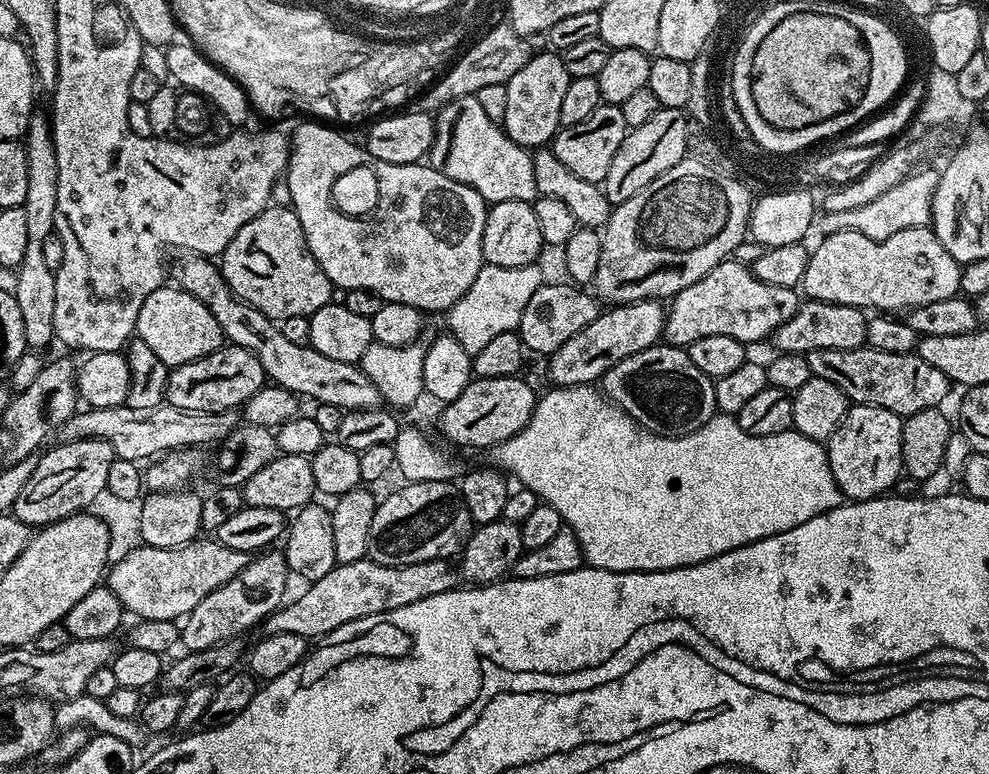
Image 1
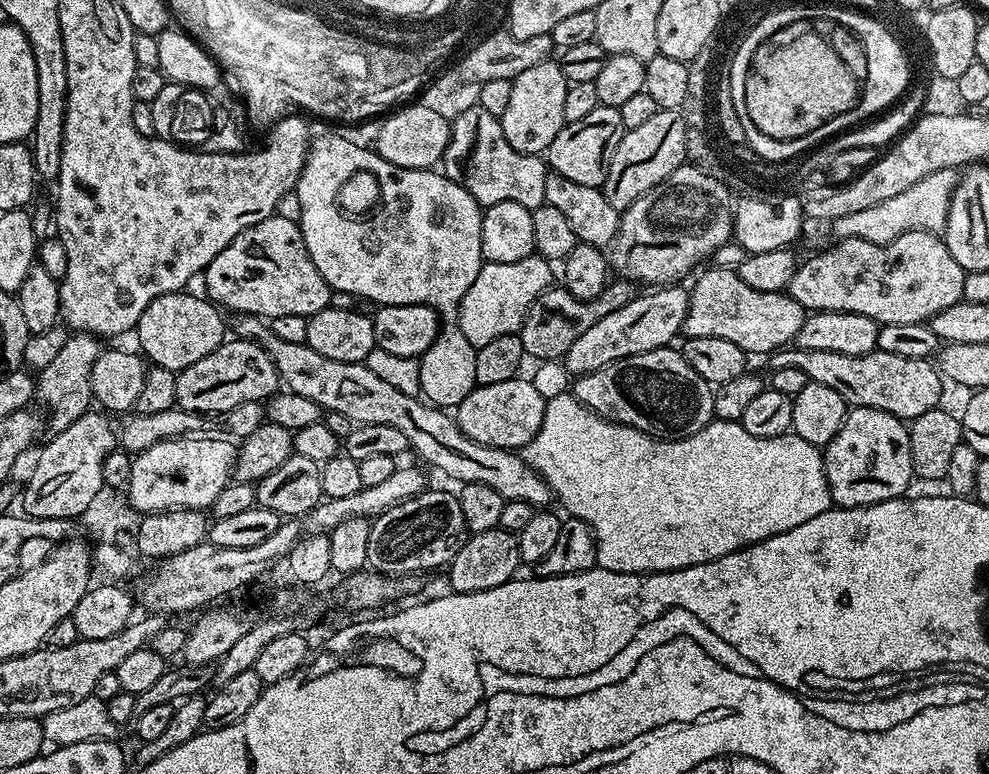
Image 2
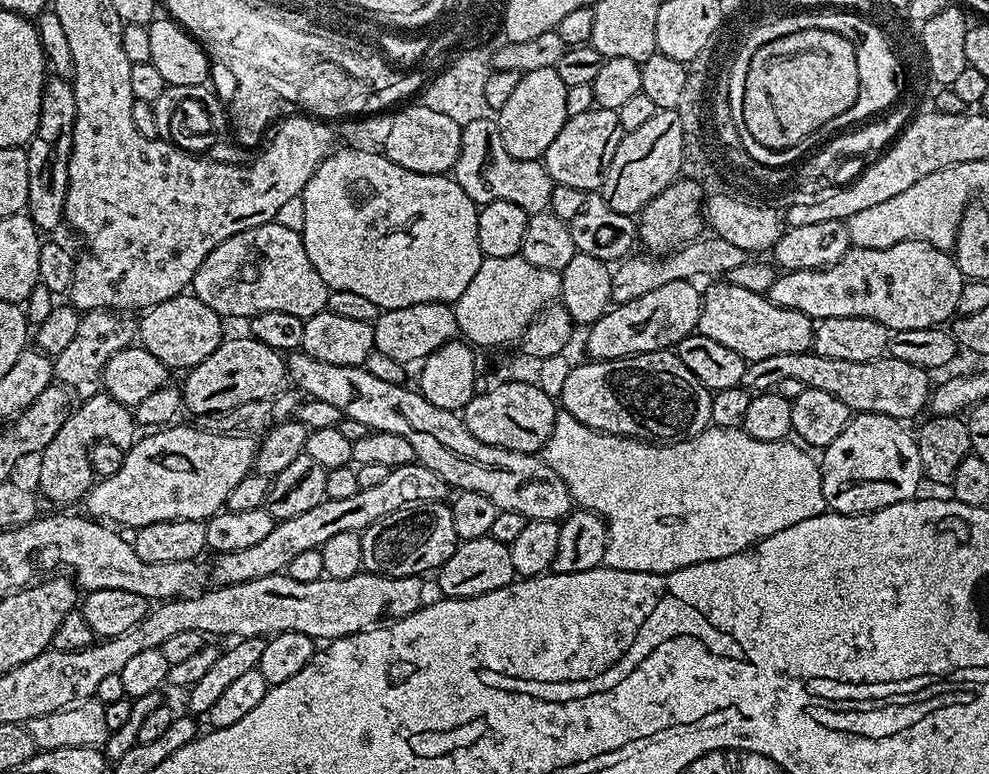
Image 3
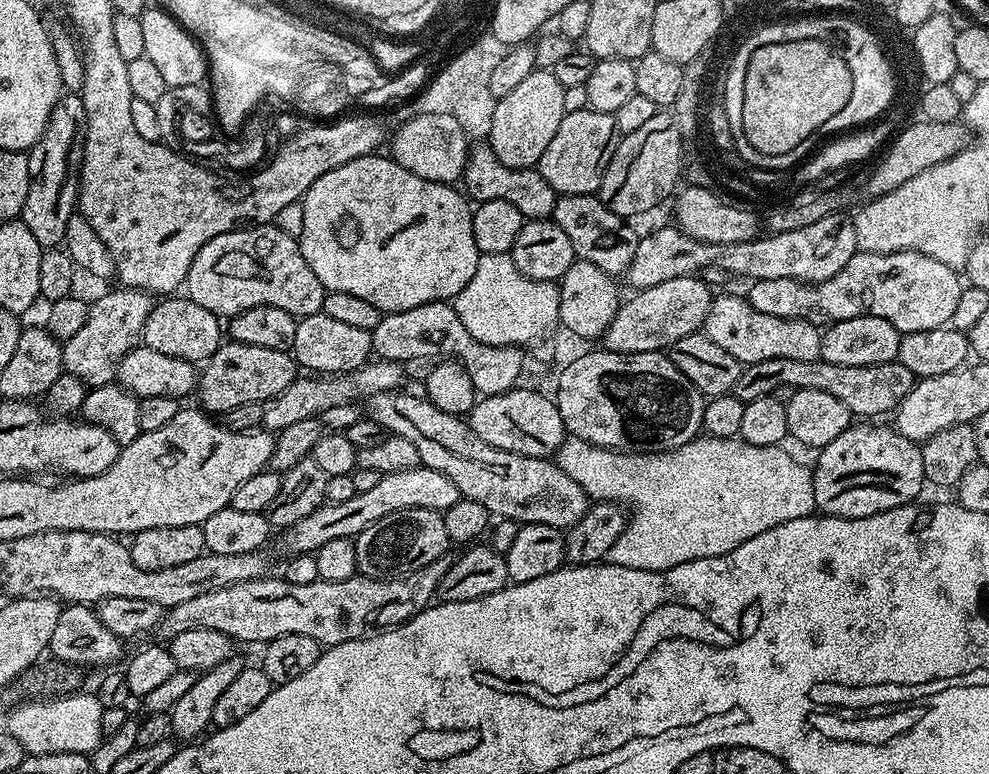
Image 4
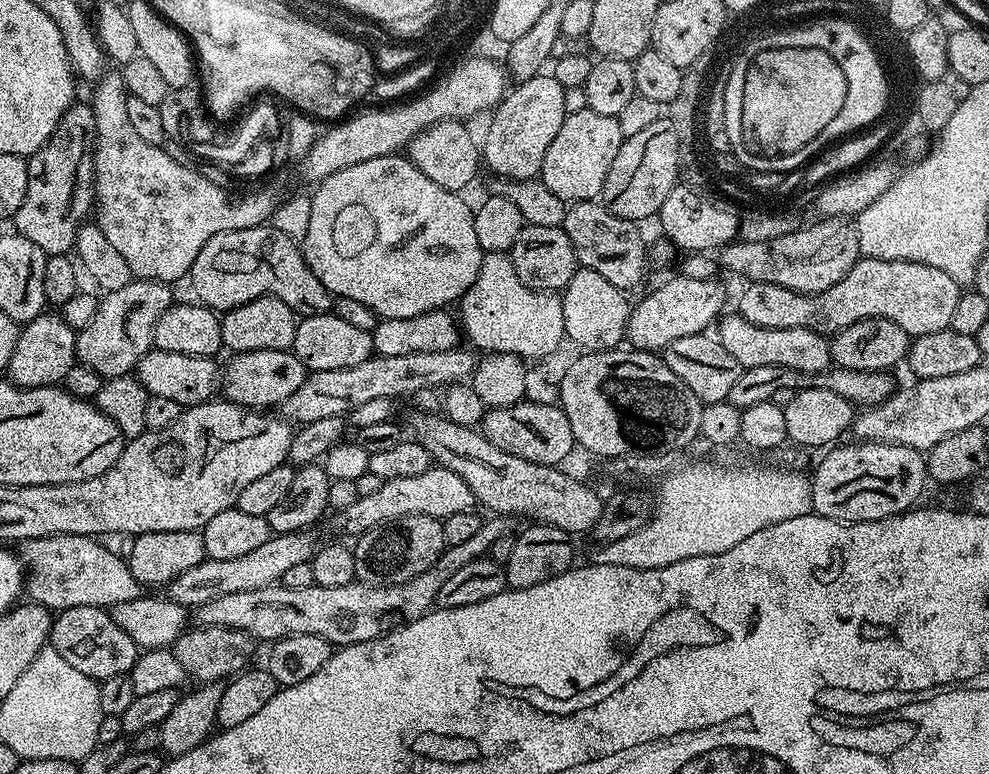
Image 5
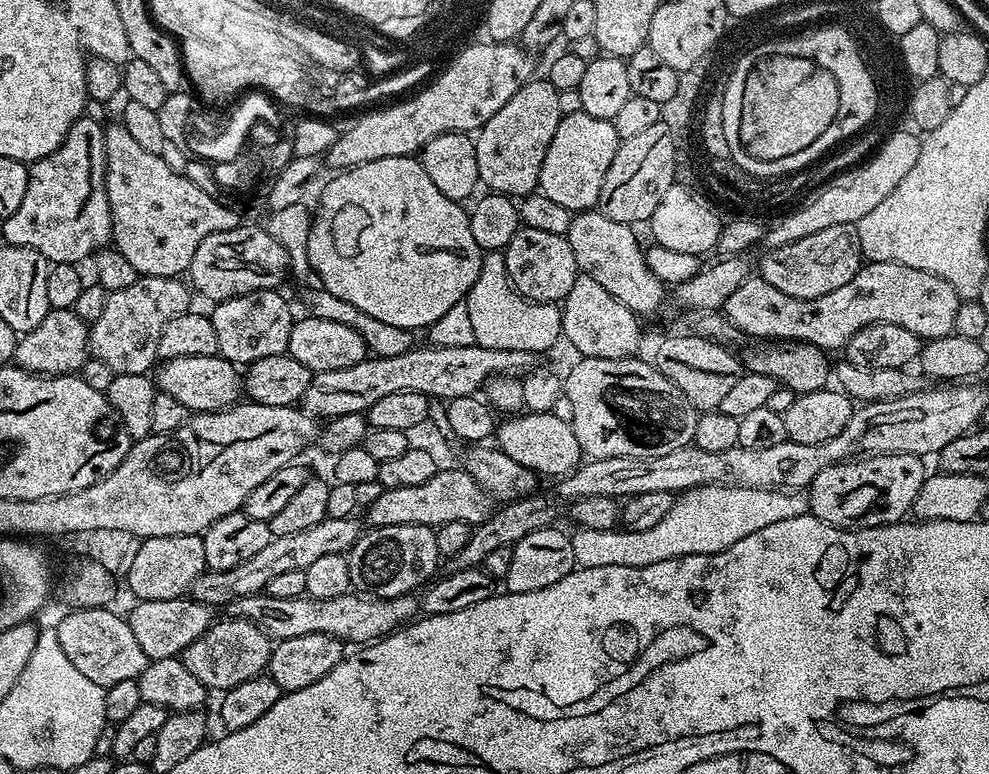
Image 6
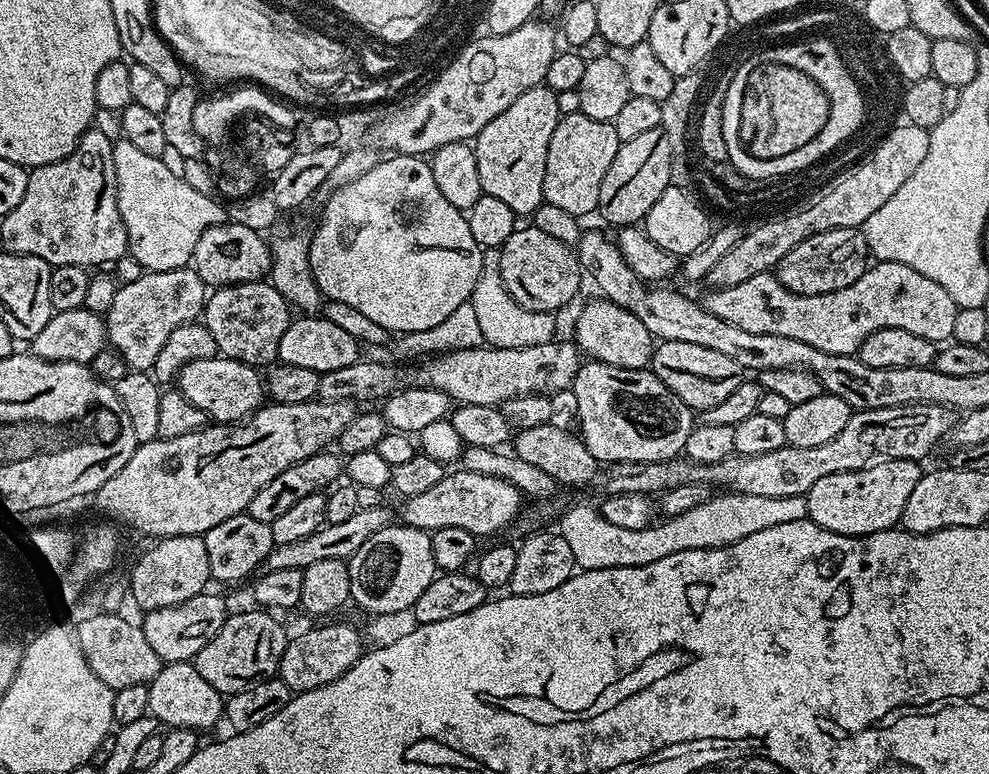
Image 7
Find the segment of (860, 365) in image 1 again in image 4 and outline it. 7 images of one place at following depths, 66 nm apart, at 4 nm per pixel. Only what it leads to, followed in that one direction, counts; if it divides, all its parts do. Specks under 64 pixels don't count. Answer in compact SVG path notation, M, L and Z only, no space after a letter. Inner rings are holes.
M790 358L767 360L761 364L745 367L736 383L734 394L739 400L749 402L760 396L772 394L776 387L790 386L794 389L826 390L833 398L838 398L842 406L852 411L856 418L880 418L883 412L895 413L896 407L910 394L914 377L906 366L898 362L879 364L872 367L834 366L817 362L798 362Z

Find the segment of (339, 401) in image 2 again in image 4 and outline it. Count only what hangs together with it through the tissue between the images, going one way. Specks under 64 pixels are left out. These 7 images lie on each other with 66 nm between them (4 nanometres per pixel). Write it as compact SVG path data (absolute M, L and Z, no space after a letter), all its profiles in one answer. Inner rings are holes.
M404 391L380 392L371 397L367 404L373 418L385 428L385 433L414 442L421 465L438 470L438 474L446 474L446 478L458 486L463 499L486 506L493 517L516 520L521 526L541 524L567 530L589 512L589 496L570 474L563 472L559 463L498 450L482 442L482 438L472 432L467 419L444 413L423 395L411 396Z

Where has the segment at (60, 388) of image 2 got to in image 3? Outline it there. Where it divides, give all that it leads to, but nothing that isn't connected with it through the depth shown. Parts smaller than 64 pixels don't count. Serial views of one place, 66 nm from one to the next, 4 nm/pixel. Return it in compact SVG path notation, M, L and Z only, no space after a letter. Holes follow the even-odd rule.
M101 310L98 312L85 312L78 322L78 334L74 334L74 338L66 346L66 350L62 350L54 358L54 376L59 383L72 391L73 397L79 398L81 401L97 396L102 390L102 377L104 375L104 367L106 362L110 362L110 358L114 358L114 354L118 354L122 349L129 347L137 339L138 324L135 319L131 320L131 315L121 314L116 310Z

